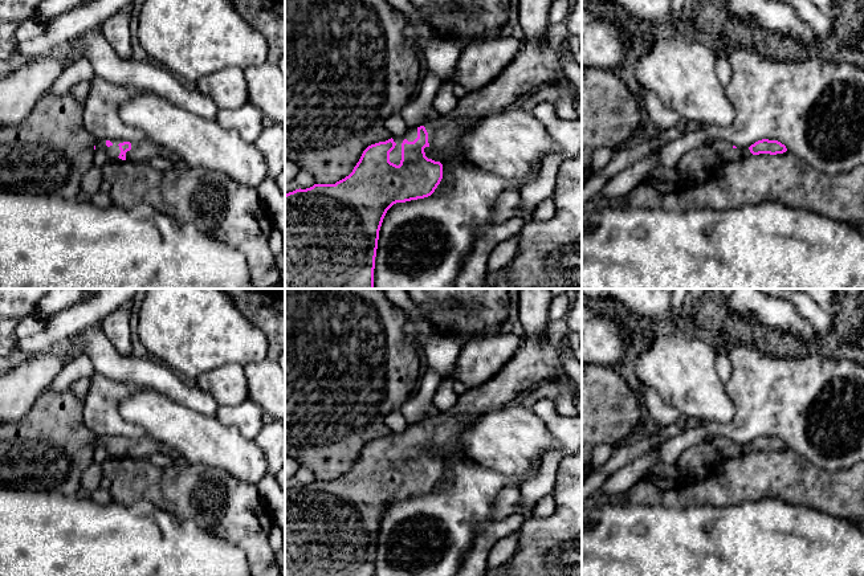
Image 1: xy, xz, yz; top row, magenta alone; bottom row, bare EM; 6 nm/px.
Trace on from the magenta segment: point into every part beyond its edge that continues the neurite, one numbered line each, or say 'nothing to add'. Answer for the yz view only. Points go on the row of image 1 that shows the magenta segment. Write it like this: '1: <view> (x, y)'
1: yz (725, 151)

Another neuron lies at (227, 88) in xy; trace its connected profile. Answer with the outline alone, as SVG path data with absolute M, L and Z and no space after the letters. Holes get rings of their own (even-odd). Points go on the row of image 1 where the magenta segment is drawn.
M236 66L201 77L196 90L212 99L219 110L239 109L249 102L244 70Z

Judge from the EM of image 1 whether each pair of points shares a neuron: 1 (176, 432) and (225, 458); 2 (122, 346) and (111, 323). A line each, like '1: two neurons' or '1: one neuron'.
1: one neuron
2: one neuron

